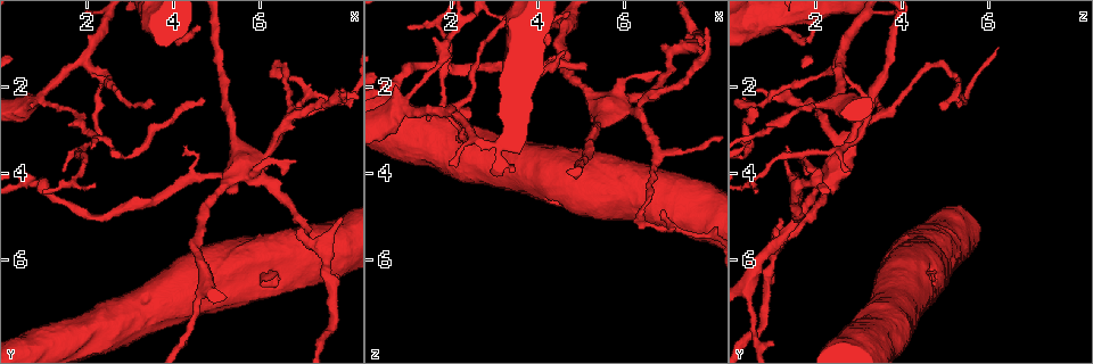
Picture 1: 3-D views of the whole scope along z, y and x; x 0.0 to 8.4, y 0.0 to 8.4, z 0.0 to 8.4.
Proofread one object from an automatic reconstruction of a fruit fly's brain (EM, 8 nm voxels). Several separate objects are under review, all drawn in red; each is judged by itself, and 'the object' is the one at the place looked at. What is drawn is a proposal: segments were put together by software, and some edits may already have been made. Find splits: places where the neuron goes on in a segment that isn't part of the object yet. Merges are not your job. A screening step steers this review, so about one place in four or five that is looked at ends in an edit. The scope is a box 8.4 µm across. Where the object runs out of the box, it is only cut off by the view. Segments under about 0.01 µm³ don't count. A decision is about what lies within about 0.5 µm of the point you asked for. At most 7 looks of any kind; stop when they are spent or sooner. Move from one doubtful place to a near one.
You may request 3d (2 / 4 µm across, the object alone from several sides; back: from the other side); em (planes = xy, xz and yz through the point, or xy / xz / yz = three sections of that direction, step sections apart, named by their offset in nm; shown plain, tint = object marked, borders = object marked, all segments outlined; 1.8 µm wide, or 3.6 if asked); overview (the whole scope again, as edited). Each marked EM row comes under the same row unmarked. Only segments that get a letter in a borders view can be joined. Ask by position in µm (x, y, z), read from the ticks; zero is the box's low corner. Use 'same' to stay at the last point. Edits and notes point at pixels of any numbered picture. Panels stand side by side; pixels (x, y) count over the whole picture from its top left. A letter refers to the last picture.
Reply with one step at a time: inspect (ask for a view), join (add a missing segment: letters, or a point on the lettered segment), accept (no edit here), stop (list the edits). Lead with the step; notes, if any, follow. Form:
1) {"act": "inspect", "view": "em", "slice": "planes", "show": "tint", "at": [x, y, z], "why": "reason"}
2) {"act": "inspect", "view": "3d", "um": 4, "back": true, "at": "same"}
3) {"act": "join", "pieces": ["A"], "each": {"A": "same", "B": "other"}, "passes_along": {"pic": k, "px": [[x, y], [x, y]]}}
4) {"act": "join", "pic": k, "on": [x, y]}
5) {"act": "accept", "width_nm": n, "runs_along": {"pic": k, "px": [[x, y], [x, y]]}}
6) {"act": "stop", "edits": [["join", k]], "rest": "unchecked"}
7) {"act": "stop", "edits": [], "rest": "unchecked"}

{"act": "inspect", "view": "3d", "um": 2, "at": [4.25, 3.60, 1.45], "why": "branch stops here"}

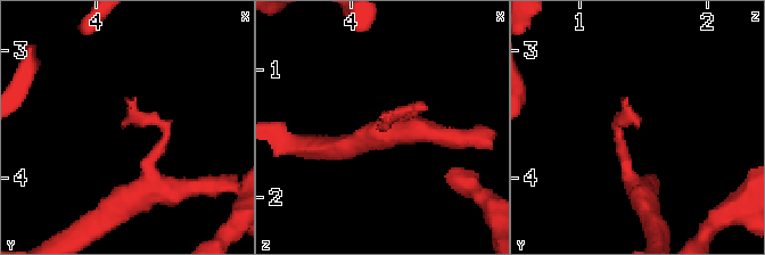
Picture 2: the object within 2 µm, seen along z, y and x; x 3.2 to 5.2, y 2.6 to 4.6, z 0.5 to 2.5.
{"act": "inspect", "view": "em", "slice": "xz", "step": 8, "show": "tint", "at": [4.20, 3.58, 1.48]}

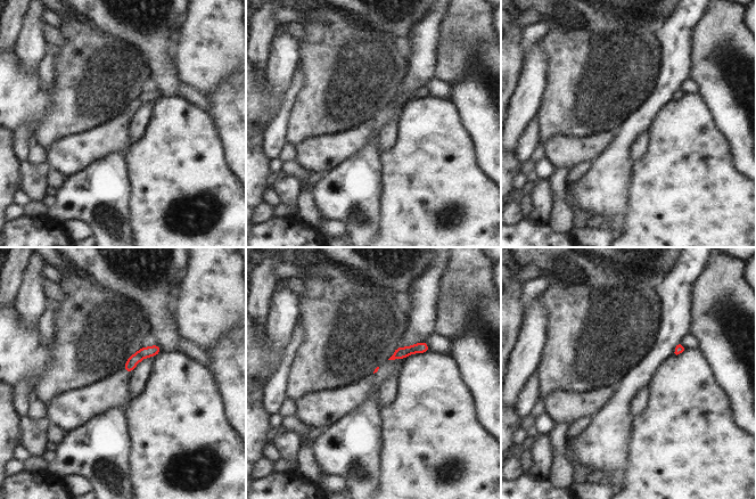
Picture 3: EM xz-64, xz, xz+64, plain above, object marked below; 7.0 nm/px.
{"act": "inspect", "view": "em", "slice": "planes", "show": "borders", "at": "same"}

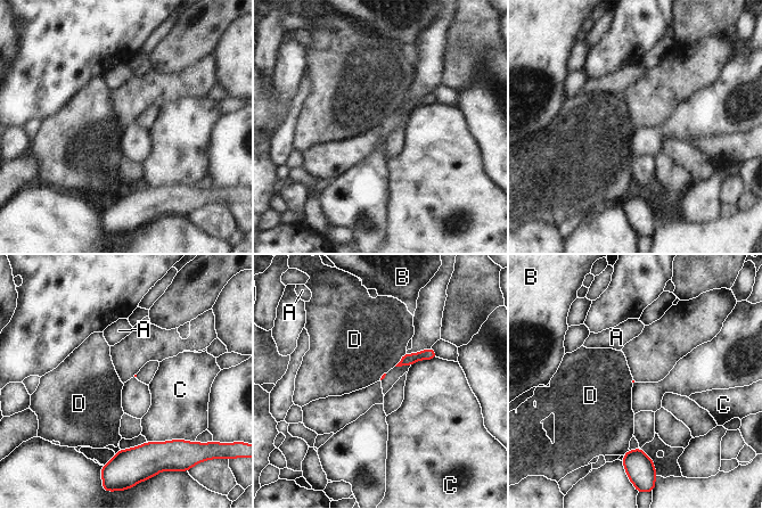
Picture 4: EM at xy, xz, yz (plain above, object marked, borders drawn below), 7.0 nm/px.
{"act": "accept", "each": {"A": "other", "B": "other", "C": "other", "D": "other"}, "border": {"pic": 4, "px": [[406, 352], [394, 366]]}, "found": "none of them fits"}

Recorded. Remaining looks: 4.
{"act": "inspect", "view": "em", "slice": "yz", "step": 4, "show": "borders", "at": [2.00, 1.35, 2.60], "why": "sharp bend"}

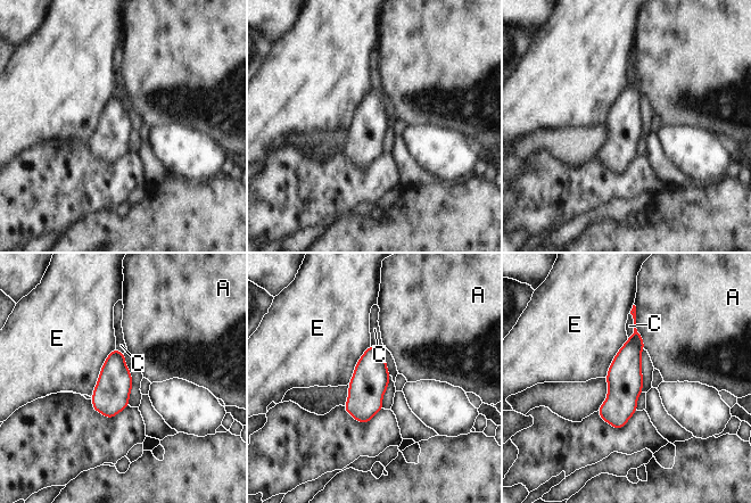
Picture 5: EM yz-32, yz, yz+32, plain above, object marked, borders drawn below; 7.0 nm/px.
{"act": "accept", "longest_contact_nm": ["E", 380], "each": {"A": "other", "C": "other", "E": "other"}, "found": "none of them fits"}

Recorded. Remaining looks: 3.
{"act": "inspect", "view": "3d", "um": 4, "at": [7.90, 2.10, 0.70], "why": "free end"}

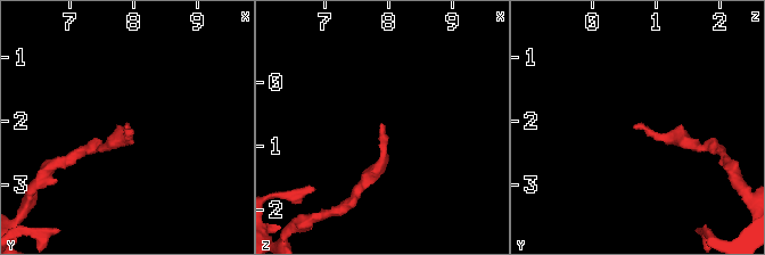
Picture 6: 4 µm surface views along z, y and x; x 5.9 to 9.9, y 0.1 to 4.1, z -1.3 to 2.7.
{"act": "inspect", "view": "em", "slice": "xy", "step": 16, "show": "tint", "at": [7.85, 2.05, 0.65], "why": "now the EM"}

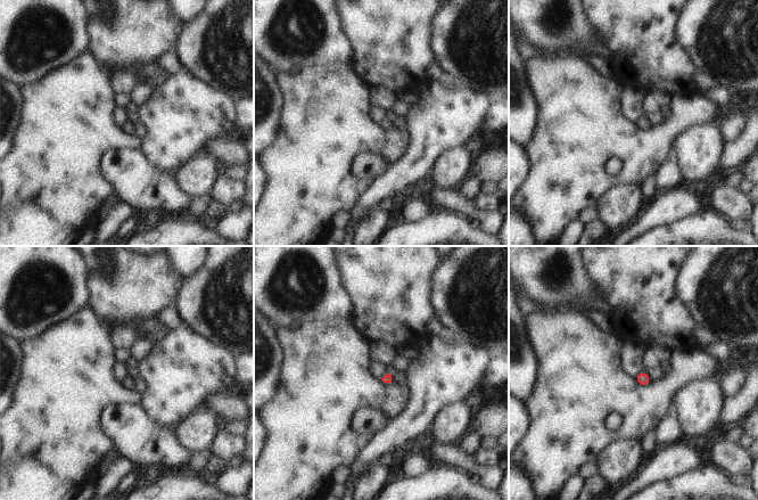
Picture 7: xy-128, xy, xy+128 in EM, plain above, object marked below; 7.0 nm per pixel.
{"act": "inspect", "view": "em", "slice": "planes", "show": "borders", "at": "same", "why": "cut it another way"}

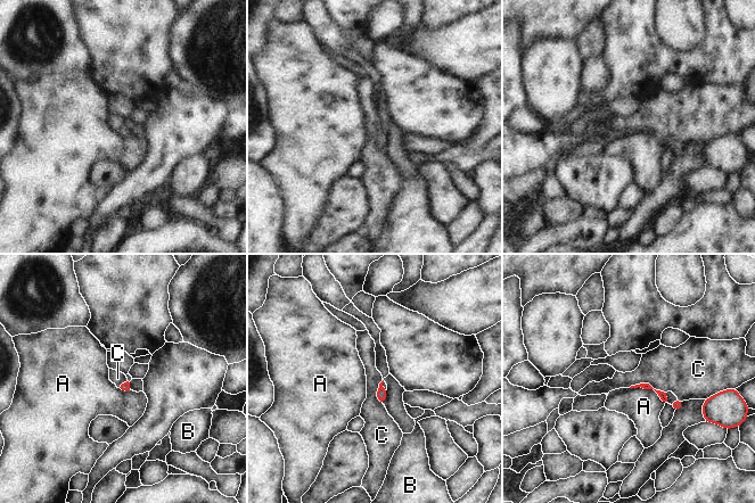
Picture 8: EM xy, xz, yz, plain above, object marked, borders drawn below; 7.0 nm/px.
{"act": "accept", "each": {"A": "other", "B": "other", "C": "other"}, "border": {"pic": 8, "px": [[629, 387], [649, 384], [665, 393]]}, "found": "no lettered segment goes on from it"}

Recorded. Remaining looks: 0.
{"act": "stop", "edits": [], "rest": "unchecked"}

